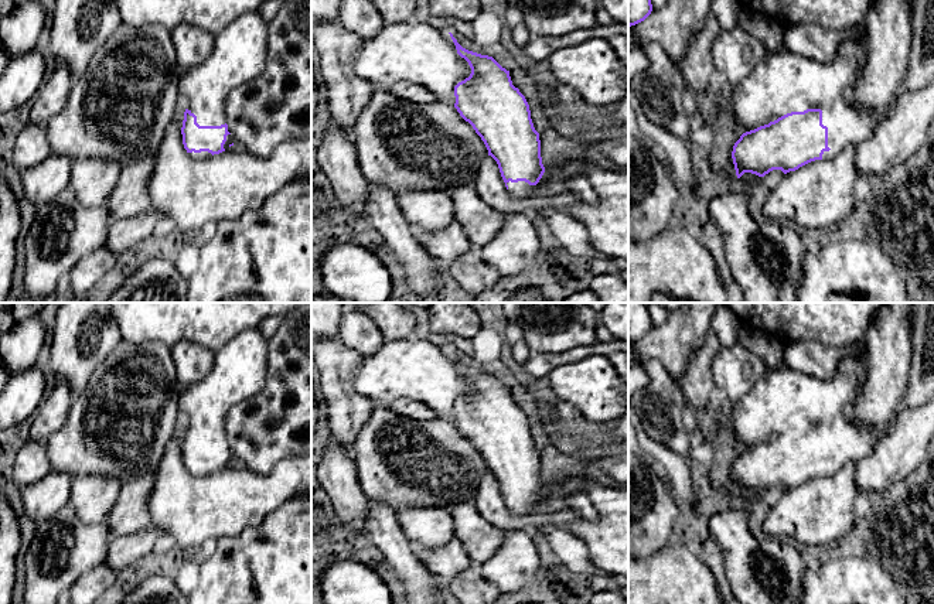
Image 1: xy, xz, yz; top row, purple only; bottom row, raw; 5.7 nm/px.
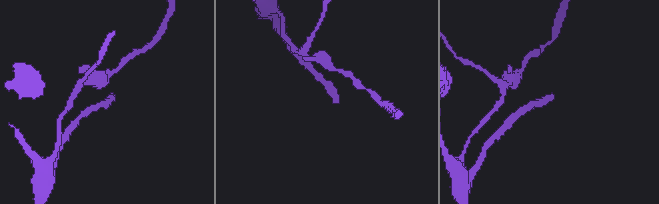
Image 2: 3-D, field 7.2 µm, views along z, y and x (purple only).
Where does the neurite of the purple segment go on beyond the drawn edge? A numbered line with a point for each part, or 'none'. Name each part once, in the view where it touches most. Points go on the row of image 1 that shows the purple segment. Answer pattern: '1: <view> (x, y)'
1: yz (784, 82)

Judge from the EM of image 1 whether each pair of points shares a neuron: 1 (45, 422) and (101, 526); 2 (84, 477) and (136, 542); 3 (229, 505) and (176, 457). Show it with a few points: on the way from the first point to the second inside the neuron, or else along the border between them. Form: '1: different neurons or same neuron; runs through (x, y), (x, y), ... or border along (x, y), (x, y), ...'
1: same neuron; runs through (71, 447), (87, 463), (89, 501)
2: same neuron; runs through (88, 492), (120, 526)
3: same neuron; runs through (212, 505), (180, 474)

